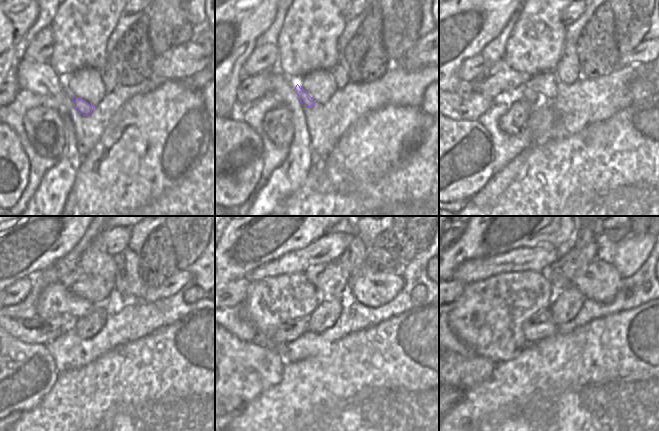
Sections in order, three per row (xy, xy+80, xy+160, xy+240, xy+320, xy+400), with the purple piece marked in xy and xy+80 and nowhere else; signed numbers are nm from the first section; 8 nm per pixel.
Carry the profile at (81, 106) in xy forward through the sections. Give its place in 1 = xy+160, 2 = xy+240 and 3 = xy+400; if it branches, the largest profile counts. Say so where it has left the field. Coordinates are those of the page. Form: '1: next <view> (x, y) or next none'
1: next xy+160 (528, 94)
2: next xy+240 (56, 299)
3: next xy+400 (489, 315)

